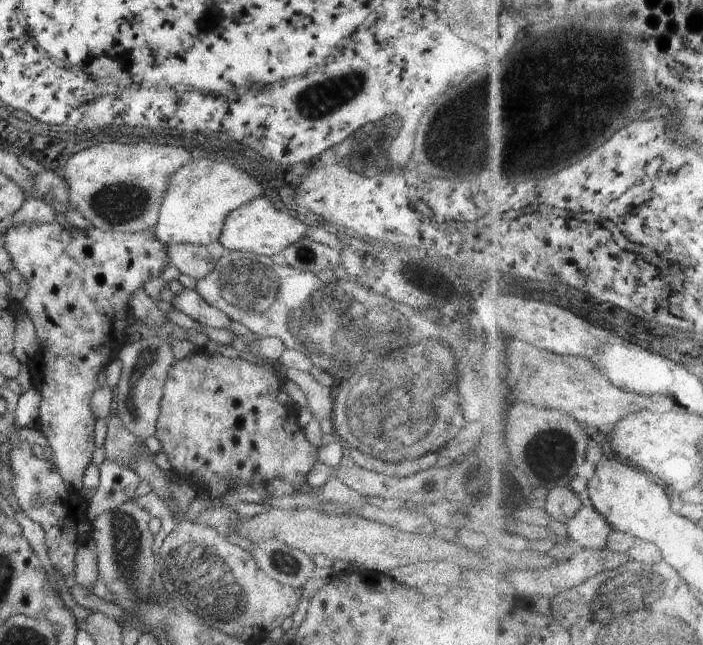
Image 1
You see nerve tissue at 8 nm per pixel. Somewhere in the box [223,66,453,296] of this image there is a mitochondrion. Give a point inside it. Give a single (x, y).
(323, 98)

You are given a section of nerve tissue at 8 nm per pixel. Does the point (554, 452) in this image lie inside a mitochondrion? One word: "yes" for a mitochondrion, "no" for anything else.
yes

